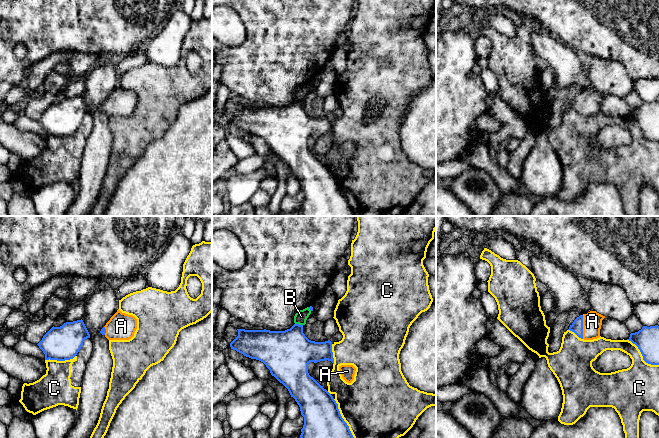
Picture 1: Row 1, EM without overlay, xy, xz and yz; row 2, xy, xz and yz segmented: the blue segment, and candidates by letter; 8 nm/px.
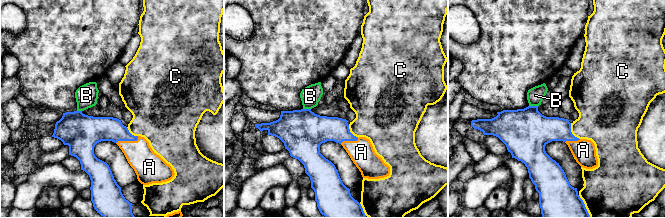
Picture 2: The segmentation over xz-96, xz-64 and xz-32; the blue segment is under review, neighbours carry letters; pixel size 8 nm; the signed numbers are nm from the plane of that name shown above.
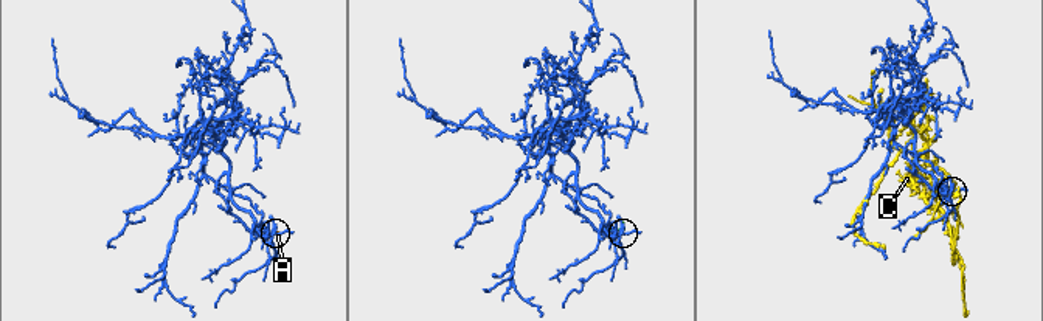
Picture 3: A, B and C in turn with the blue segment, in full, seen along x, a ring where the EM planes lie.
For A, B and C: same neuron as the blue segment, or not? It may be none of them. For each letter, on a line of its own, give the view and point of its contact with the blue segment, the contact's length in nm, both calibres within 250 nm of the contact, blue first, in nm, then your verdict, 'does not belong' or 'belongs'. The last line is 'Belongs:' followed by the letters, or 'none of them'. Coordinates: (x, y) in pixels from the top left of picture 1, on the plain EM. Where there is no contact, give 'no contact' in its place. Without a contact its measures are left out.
A: contact yz (582, 103); length 190 nm; calibres 100 and 160 nm; belongs
B: contact xz (298, 100); length 70 nm; calibres 380 and 100 nm; does not belong
C: contact xz (343, 195); length 380 nm; calibres 400 and 480 nm; does not belong
Belongs: A

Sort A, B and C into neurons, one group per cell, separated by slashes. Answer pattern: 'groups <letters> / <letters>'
groups A / B / C

